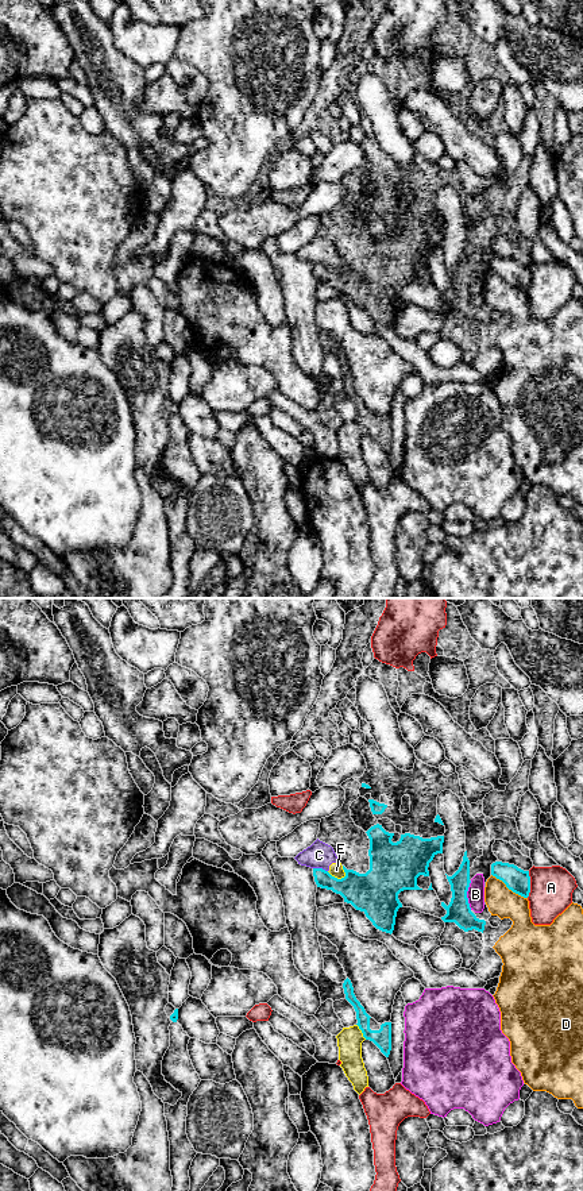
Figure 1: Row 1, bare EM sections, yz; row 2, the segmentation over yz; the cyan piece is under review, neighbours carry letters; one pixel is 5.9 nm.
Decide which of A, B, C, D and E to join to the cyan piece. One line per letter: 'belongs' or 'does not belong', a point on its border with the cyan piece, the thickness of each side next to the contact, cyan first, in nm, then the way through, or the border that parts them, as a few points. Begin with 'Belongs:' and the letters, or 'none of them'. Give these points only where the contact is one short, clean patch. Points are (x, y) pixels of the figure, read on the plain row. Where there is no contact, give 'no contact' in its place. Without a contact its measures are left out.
Belongs: none of them
A: does not belong; contact yz (529, 280); calibres 140 and 260 nm
B: does not belong; contact yz (466, 290); calibres 140 and 110 nm
C: does not belong; contact yz (320, 263); calibres 190 and 160 nm; border yz (313, 262), (321, 262), (327, 266)
D: does not belong; contact yz (509, 284); calibres 140 and 170 nm
E: does not belong; contact yz (336, 273); calibres 260 and 80 nm

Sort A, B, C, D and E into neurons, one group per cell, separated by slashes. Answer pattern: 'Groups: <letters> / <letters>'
Groups: A / B / C E / D

